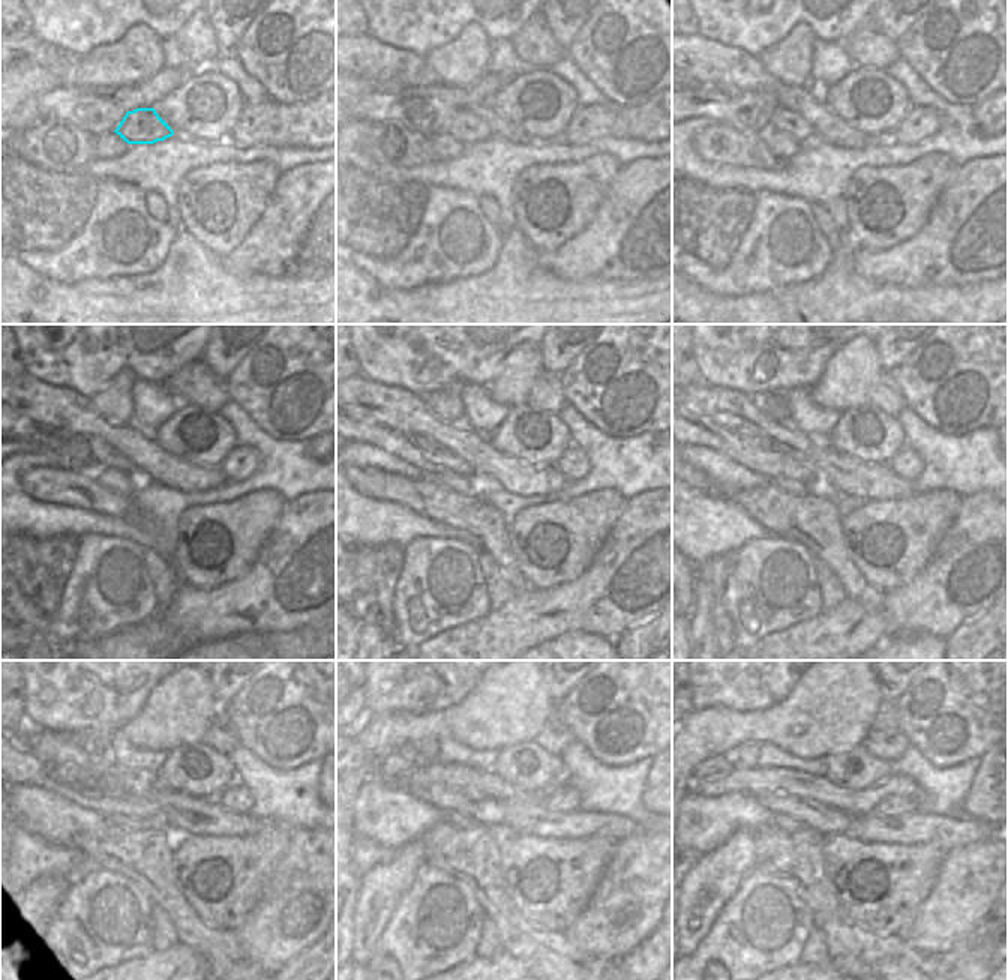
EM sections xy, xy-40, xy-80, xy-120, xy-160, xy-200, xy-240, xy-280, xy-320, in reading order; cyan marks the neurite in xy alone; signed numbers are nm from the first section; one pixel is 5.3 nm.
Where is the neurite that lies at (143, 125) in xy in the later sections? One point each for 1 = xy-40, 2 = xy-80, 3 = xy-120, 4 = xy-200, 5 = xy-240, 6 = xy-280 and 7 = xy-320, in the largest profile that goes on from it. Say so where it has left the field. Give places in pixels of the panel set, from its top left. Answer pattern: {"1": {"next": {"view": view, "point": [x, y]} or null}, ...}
{"1": {"next": {"view": "xy-40", "point": [464, 126]}}, "2": {"next": {"view": "xy-80", "point": [782, 120]}}, "3": {"next": {"view": "xy-120", "point": [104, 456]}}, "4": {"next": {"view": "xy-200", "point": [753, 441]}}, "5": {"next": {"view": "xy-240", "point": [71, 775]}}, "6": {"next": {"view": "xy-280", "point": [398, 764]}}, "7": {"next": {"view": "xy-320", "point": [717, 766]}}}

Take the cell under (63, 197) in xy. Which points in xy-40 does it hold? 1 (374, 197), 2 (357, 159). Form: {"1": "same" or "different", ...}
{"1": "same", "2": "different"}

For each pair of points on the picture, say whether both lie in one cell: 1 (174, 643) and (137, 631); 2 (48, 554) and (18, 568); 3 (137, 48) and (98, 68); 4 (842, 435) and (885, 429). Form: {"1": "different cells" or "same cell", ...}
{"1": "same cell", "2": "same cell", "3": "same cell", "4": "same cell"}

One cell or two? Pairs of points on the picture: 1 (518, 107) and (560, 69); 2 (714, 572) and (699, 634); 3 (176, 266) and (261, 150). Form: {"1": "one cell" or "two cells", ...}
{"1": "two cells", "2": "one cell", "3": "two cells"}

